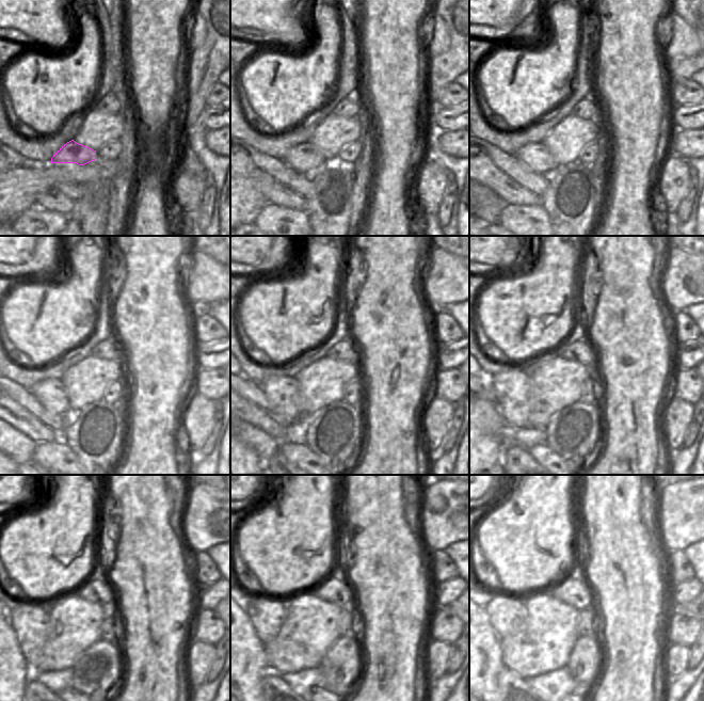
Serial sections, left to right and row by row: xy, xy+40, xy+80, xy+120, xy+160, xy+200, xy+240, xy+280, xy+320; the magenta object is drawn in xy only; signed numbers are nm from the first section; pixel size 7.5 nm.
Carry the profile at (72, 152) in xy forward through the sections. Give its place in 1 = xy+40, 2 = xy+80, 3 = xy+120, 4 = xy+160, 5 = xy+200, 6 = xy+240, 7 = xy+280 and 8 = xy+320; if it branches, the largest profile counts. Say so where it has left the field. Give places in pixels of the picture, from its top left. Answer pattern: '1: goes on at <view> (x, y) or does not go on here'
1: goes on at xy+40 (305, 159)
2: goes on at xy+80 (537, 157)
3: goes on at xy+120 (50, 393)
4: goes on at xy+160 (282, 393)
5: goes on at xy+200 (510, 385)
6: goes on at xy+240 (29, 618)
7: goes on at xy+280 (267, 614)
8: goes on at xy+320 (506, 611)

